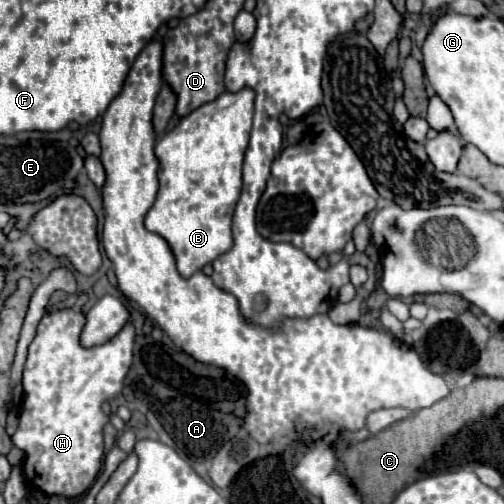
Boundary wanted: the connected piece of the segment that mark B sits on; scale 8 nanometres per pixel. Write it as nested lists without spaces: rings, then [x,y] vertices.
[[[243,89],[237,93],[225,91],[223,95],[219,95],[219,99],[205,103],[203,107],[183,117],[155,145],[155,155],[159,159],[159,191],[155,205],[145,215],[145,229],[167,239],[175,255],[177,271],[185,279],[231,249],[231,215],[241,191],[241,167],[251,135],[253,99],[255,93],[251,89]]]

